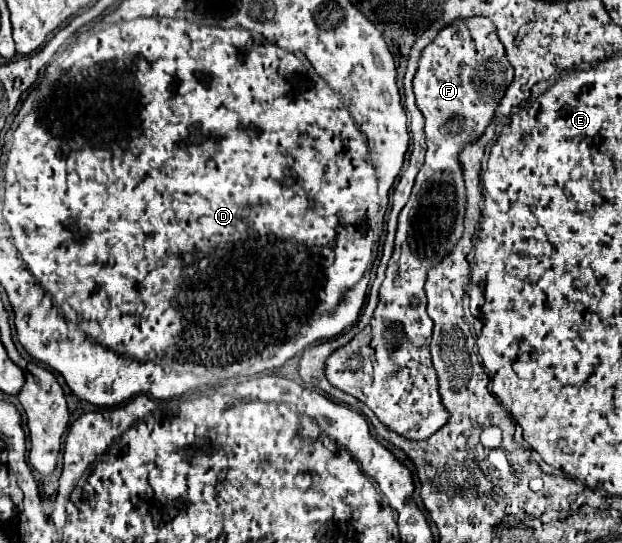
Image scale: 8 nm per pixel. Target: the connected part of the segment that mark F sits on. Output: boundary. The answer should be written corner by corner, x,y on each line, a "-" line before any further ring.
466,17
466,19
452,21
436,35
436,39
430,45
424,47
418,59
418,69
412,85
414,85
416,105
426,119
426,129
424,129
426,145
428,145
426,161
416,177
412,195
398,217
394,253
388,261
386,279
380,285
380,301
372,315
370,325
362,329
350,343
336,349
326,359
324,373
334,387
364,401
390,431
412,441
424,441
448,421
448,411
442,405
438,393
438,377
430,359
432,319
426,313
424,281
428,269
440,263
444,255
448,255
448,251
456,245
456,241
464,231
466,189
464,189
462,169
458,163
458,151
466,143
476,141
490,125
494,117
494,109
504,97
508,85
512,83
512,77
514,77
514,69
508,63
504,45
496,35
496,25
486,17

